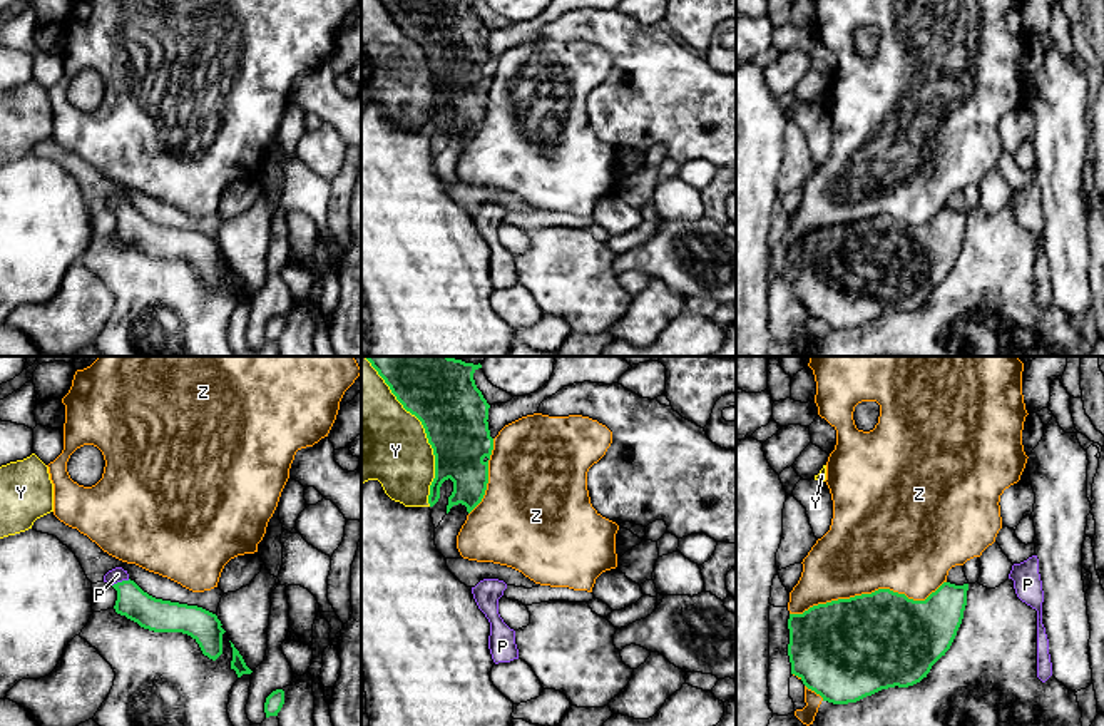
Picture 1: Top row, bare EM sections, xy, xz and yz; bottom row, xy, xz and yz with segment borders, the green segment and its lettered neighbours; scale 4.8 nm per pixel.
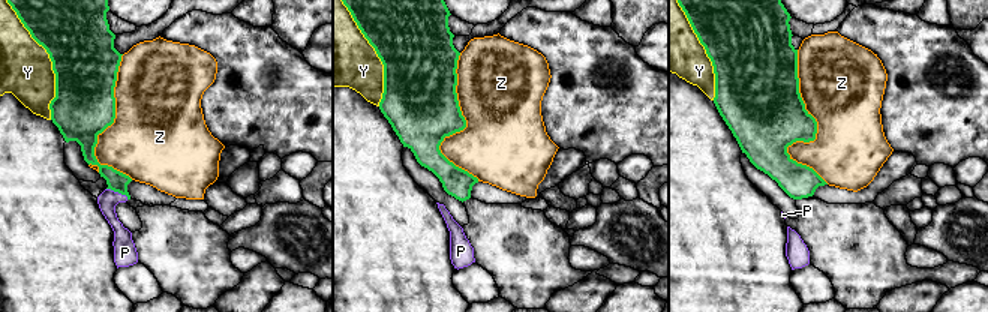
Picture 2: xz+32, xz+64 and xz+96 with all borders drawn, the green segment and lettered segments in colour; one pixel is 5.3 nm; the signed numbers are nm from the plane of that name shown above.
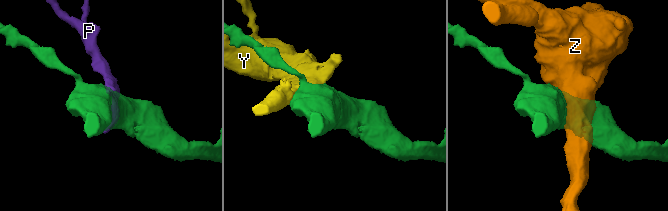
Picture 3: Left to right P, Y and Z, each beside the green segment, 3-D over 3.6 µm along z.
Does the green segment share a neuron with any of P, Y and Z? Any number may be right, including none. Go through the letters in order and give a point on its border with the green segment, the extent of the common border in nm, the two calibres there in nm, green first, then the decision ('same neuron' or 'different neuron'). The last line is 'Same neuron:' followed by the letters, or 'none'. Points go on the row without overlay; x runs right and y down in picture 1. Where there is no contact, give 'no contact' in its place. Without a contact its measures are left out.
P: xy (122, 206) | 90 nm | 160/70 nm | same neuron
Y: xz (429, 66) | 700 nm | 320/400 nm | different neuron
Z: yz (867, 219) | 750 nm | 460/440 nm | different neuron
Same neuron: P

